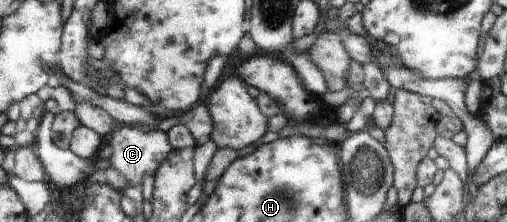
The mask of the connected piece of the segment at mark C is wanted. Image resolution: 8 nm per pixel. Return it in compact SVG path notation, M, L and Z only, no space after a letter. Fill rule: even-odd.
M117 124L109 137L105 139L105 144L112 148L112 154L107 161L107 165L116 169L120 175L123 175L130 186L142 183L142 178L146 171L156 171L161 164L168 159L173 152L168 133L162 130L156 130L149 133L138 131L138 127L125 127Z

